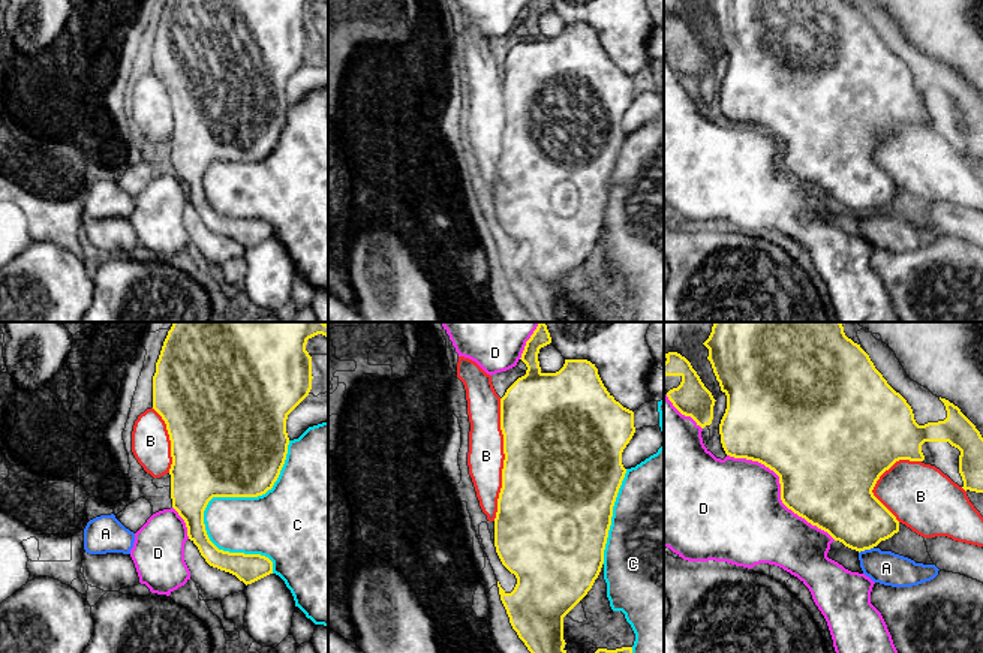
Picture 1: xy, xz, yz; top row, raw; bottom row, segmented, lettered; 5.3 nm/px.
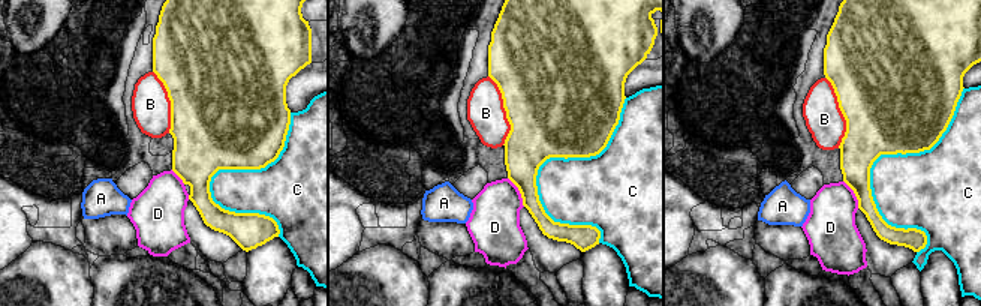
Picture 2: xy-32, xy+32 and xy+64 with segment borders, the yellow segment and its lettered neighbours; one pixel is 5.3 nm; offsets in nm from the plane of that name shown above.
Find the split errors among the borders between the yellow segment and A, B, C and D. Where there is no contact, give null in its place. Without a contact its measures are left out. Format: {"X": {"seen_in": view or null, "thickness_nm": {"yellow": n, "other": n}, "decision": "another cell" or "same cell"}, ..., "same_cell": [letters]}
{"A": {"seen_in": "yz", "thickness_nm": {"yellow": 320, "other": 180}, "decision": "another cell"}, "B": {"seen_in": "xz", "thickness_nm": {"yellow": 500, "other": 190}, "decision": "another cell"}, "C": {"seen_in": "xy", "thickness_nm": {"yellow": 440, "other": 300}, "decision": "another cell"}, "D": {"seen_in": "yz", "thickness_nm": {"yellow": 500, "other": 480}, "decision": "another cell"}, "same_cell": []}

